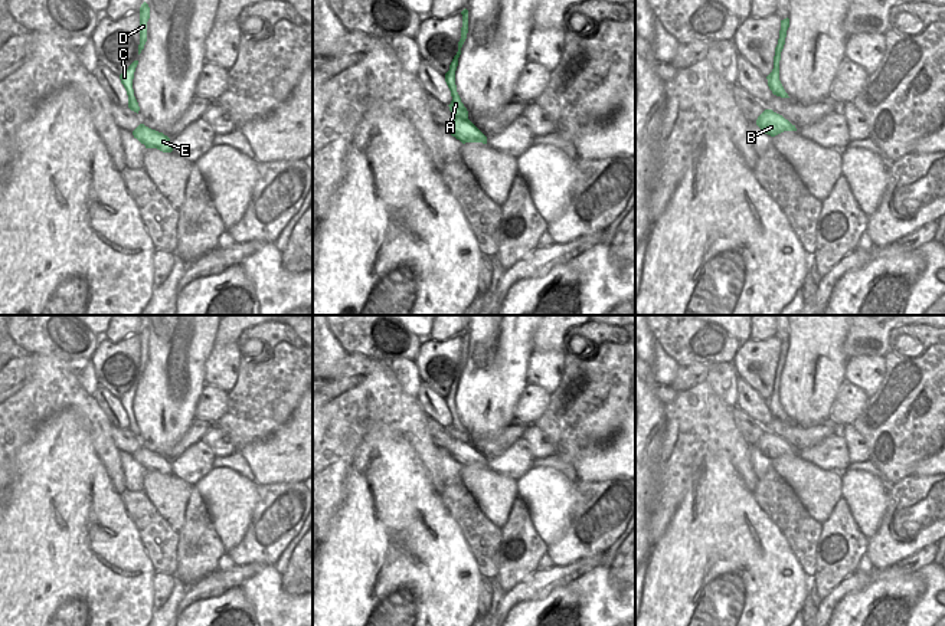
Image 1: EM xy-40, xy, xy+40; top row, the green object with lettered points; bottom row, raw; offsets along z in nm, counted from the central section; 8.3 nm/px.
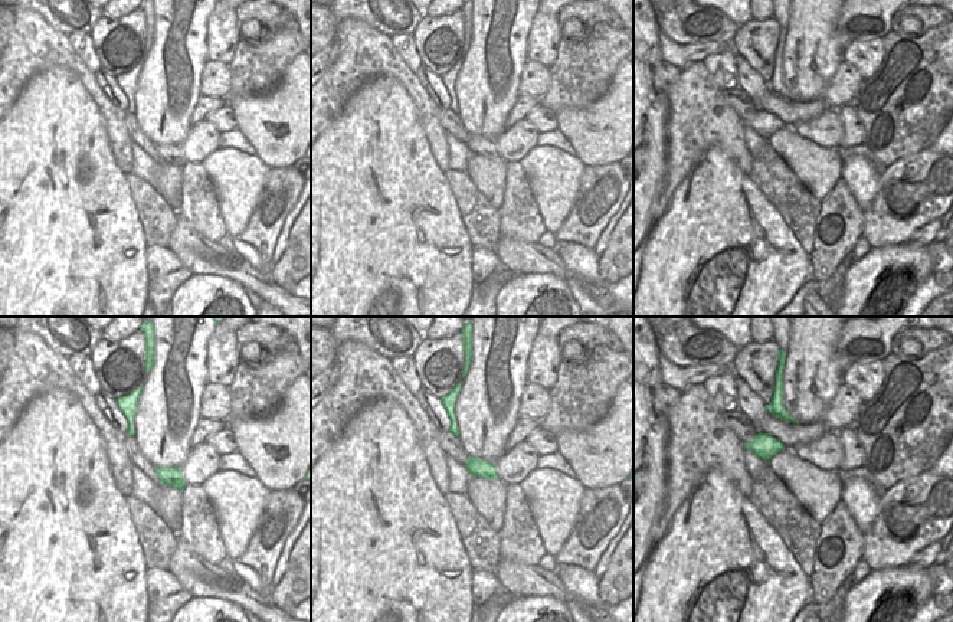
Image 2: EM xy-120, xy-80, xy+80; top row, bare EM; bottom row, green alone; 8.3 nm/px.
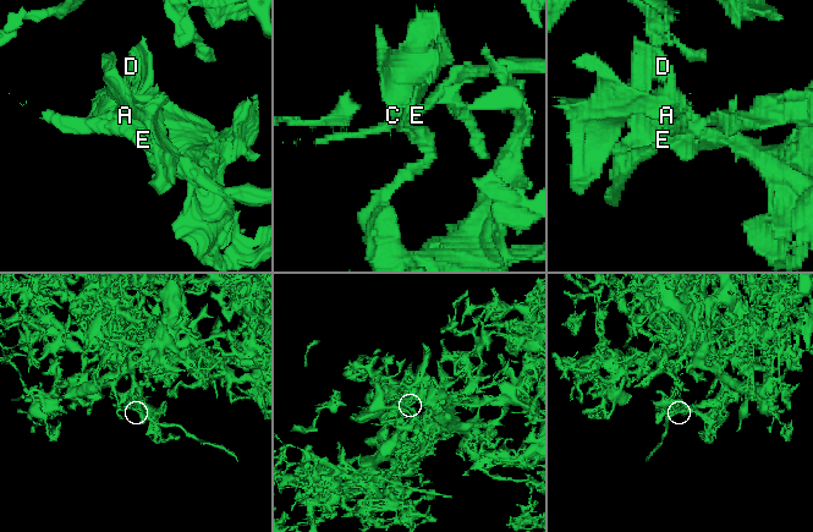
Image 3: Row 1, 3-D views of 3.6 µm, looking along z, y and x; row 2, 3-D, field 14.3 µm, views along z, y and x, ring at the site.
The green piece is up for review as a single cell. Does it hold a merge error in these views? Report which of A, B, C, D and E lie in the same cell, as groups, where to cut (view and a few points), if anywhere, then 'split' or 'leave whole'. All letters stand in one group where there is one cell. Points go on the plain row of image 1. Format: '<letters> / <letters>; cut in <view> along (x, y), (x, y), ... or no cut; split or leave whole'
A C D / B E; cut in xy along (454, 436), (467, 442); split

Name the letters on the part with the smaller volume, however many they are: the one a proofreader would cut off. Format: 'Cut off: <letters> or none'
Cut off: B, E

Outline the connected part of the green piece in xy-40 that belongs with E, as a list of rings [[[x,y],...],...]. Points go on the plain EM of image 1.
[[[140,446],[133,453],[134,461],[137,461],[141,466],[145,468],[145,471],[157,471],[163,475],[171,475],[173,471],[170,468],[170,461],[164,458],[163,455],[158,455],[156,452],[151,452],[145,449],[144,446]]]

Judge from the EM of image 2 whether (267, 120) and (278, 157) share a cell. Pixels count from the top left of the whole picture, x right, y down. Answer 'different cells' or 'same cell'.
same cell

